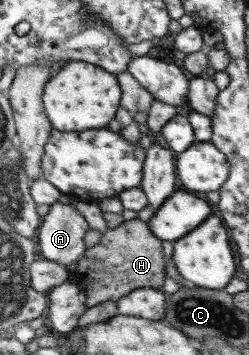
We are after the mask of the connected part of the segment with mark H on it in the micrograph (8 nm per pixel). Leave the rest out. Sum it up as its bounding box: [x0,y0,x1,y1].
[74,217,165,308]

